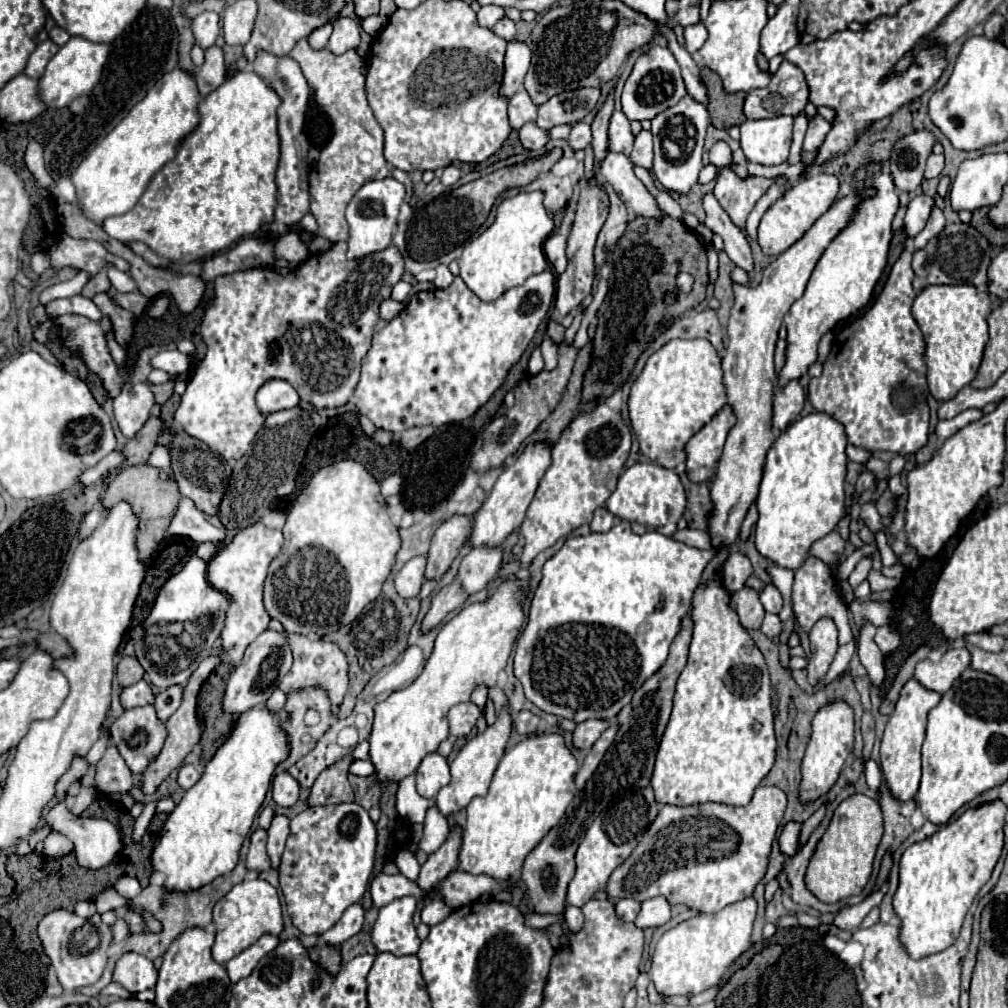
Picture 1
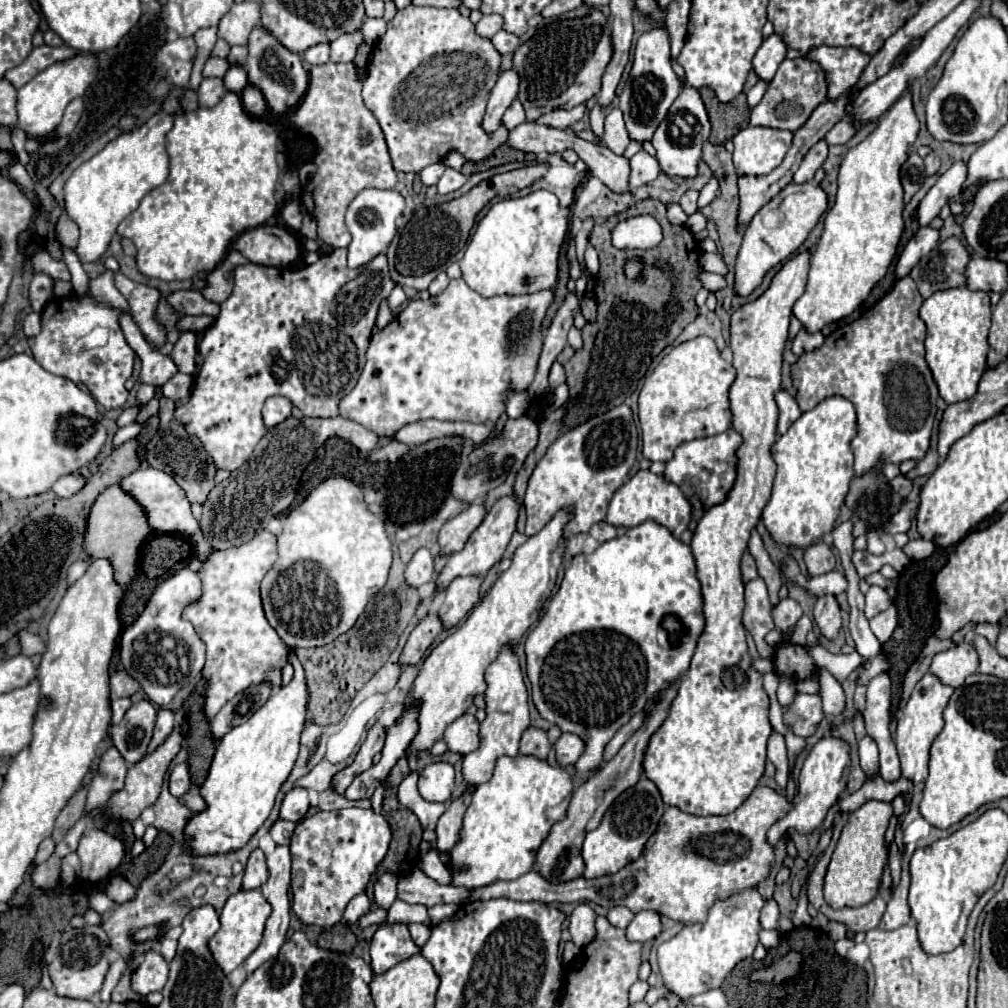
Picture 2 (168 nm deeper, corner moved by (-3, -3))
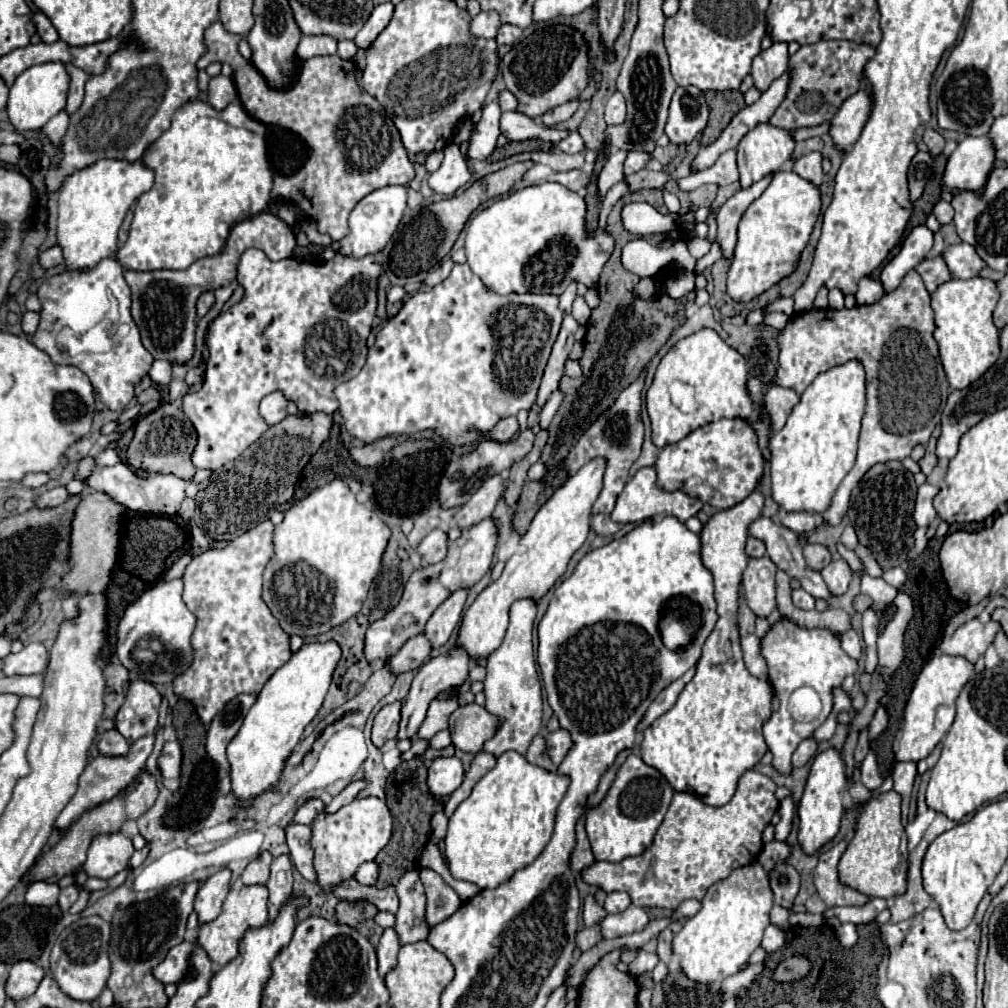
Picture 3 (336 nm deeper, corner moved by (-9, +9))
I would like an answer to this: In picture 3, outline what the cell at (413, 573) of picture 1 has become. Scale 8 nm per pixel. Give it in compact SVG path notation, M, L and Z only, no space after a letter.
M434 529L432 533L428 533L424 541L418 545L418 553L428 565L442 561L446 557L446 549L448 549L448 535L440 529Z

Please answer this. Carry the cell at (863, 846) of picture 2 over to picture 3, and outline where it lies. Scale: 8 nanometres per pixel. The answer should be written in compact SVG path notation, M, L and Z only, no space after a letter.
M894 791L880 793L878 797L870 799L864 807L864 813L858 819L856 833L838 863L840 881L846 883L848 887L860 891L862 895L882 897L882 899L890 901L892 897L906 893L908 837L906 837L906 831L902 825L900 803L902 803L902 797L898 797L898 793L894 793Z

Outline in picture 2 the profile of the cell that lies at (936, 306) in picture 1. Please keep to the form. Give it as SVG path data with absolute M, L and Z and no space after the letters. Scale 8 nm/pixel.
M954 287L936 291L920 307L920 317L928 327L926 363L946 403L960 403L976 393L978 381L986 371L988 331L990 331L990 297L984 291Z

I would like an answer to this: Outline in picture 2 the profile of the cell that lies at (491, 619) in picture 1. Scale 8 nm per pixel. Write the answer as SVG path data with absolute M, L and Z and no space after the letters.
M570 509L560 511L540 533L528 537L528 541L516 549L510 569L498 577L486 597L470 611L468 619L454 633L442 639L424 659L404 703L408 709L412 701L422 701L418 717L420 729L412 739L412 745L408 745L408 755L422 753L424 749L430 751L432 745L444 737L444 729L466 713L466 709L474 703L476 693L484 693L484 671L492 661L496 661L500 649L508 647L514 651L528 627L538 621L540 609L550 597L562 561L562 557L556 553L556 547L564 545L562 527L568 523L568 519Z

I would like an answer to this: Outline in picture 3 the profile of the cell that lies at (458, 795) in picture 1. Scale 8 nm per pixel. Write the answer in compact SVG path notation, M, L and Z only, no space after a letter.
M524 597L514 601L510 607L510 623L504 635L502 645L490 653L486 665L486 679L484 679L484 695L486 695L486 709L500 717L500 729L494 739L484 743L484 751L500 757L506 751L516 751L526 755L530 741L542 730L542 684L536 673L534 663L534 649L532 649L532 629L536 619L538 601L532 597Z

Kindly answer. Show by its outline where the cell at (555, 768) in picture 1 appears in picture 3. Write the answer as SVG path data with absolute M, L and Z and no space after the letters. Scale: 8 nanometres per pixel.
M516 751L502 753L496 767L476 783L470 797L458 805L458 809L448 821L448 833L444 837L444 855L452 877L476 883L480 889L496 889L498 885L506 883L516 871L530 865L530 861L534 861L542 853L542 849L548 845L552 837L556 809L568 785L568 777L548 773L542 767L530 765L526 757L522 757Z

